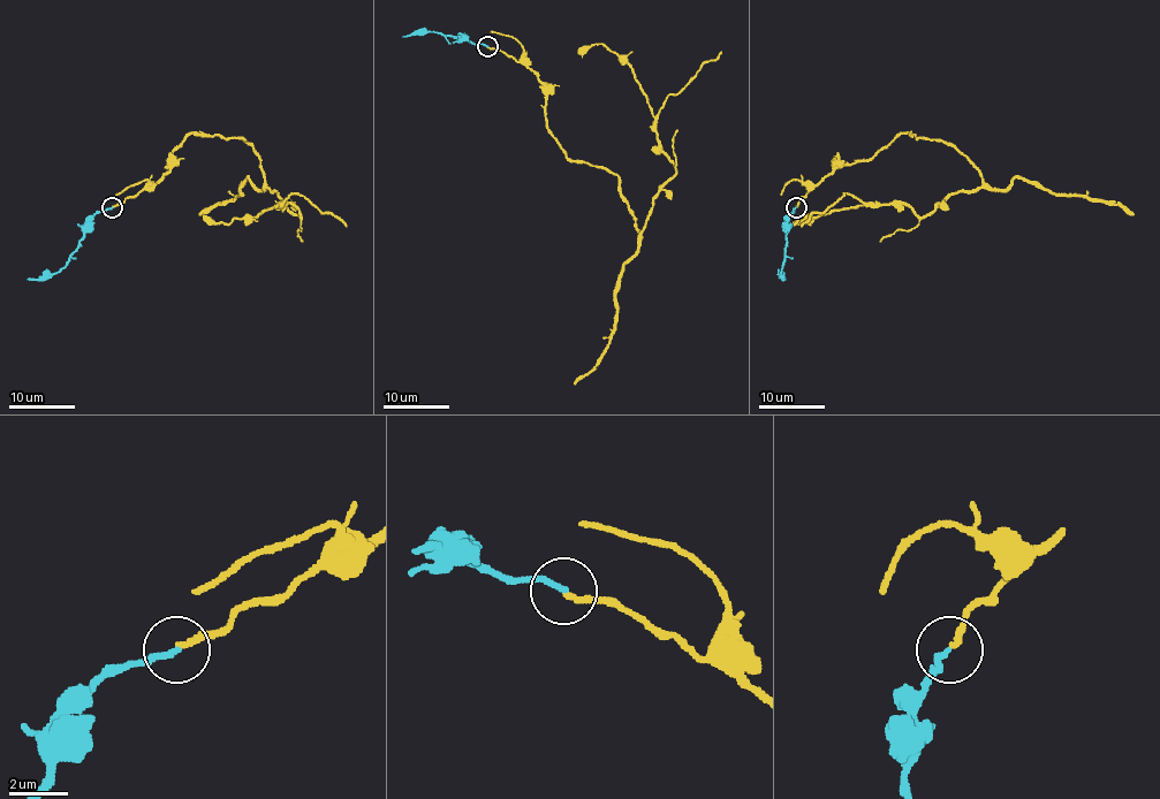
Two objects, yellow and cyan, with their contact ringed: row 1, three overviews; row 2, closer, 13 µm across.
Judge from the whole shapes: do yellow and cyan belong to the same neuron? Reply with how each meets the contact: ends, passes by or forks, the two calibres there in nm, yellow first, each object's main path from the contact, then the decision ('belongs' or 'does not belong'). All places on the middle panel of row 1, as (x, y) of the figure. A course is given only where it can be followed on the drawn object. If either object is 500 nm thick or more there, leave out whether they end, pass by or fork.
yellow ends; cyan ends; calibres 200 and 190 nm; course yellow (487, 47), (544, 85), (547, 128), (618, 177), (641, 231), (675, 169), (635, 71), (601, 44), (578, 53); course cyan (487, 47), (465, 37), (438, 32), (415, 32), (402, 37); belongs

